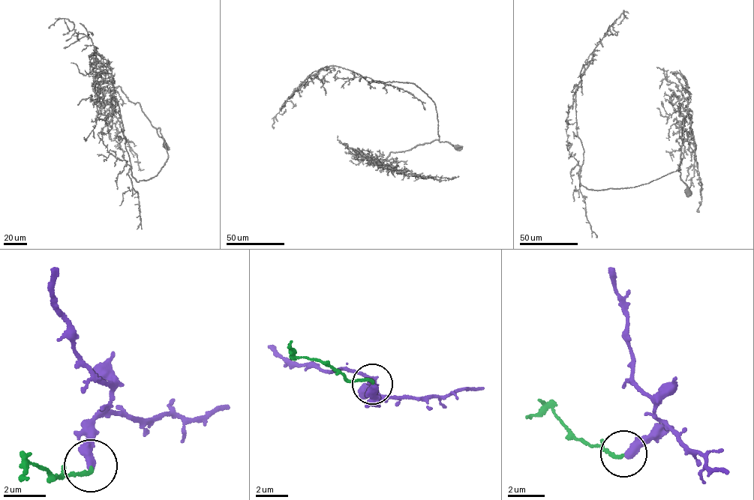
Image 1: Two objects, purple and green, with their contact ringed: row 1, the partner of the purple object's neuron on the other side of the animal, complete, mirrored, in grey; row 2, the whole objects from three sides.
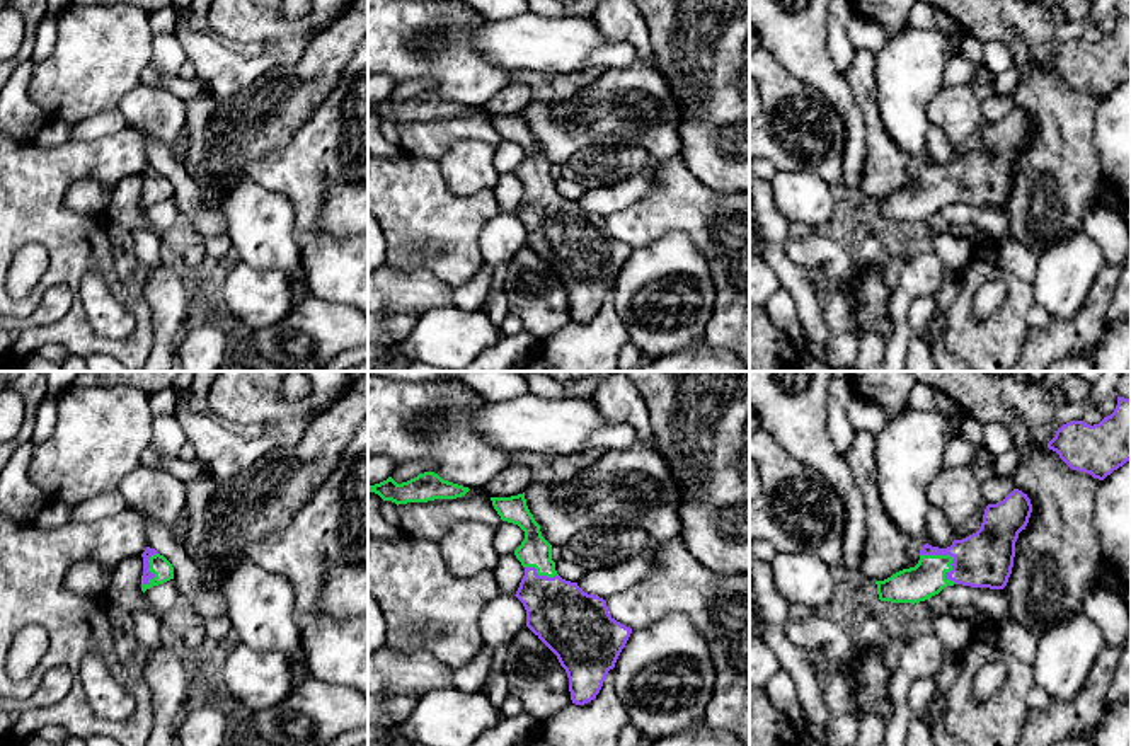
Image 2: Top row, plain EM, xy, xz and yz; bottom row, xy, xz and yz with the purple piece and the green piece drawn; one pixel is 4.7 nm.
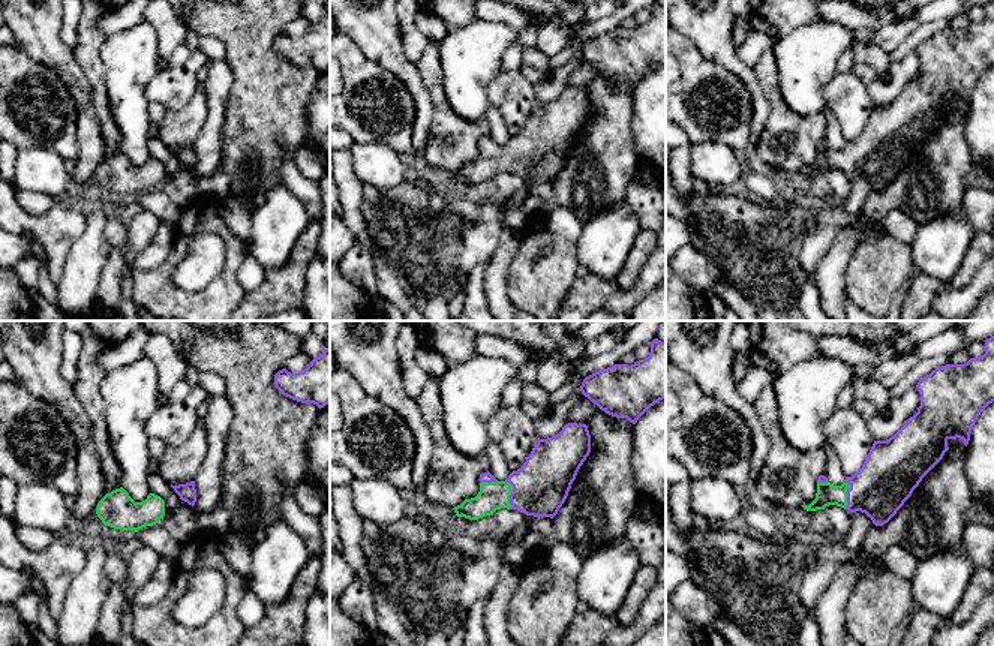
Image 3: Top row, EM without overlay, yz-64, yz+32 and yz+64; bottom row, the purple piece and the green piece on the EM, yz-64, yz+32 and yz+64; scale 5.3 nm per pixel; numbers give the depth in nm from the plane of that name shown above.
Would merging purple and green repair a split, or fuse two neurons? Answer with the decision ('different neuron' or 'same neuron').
same neuron

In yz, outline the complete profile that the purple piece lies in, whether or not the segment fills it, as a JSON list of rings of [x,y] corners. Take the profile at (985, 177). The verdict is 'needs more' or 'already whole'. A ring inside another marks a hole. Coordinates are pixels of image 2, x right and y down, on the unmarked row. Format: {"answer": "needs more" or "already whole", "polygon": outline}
{"answer": "needs more", "polygon": [[[1013,107],[1003,119],[986,124],[976,152],[947,167],[925,162],[915,186],[876,199],[879,218],[915,223],[954,203],[1003,208],[1012,192],[1015,160],[1031,131],[1027,112]]]}

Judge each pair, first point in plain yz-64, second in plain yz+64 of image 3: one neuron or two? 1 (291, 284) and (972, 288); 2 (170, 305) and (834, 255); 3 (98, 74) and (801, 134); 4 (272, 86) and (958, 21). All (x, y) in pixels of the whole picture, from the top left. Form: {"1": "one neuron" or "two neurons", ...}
{"1": "two neurons", "2": "two neurons", "3": "one neuron", "4": "two neurons"}

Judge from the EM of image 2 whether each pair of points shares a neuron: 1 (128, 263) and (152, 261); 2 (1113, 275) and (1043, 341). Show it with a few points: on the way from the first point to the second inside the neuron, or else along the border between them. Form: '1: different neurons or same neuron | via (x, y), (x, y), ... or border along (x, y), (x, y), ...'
1: different neurons | border along (130, 235), (135, 258), (149, 271)
2: same neuron | via (1101, 297), (1094, 310), (1065, 339)

